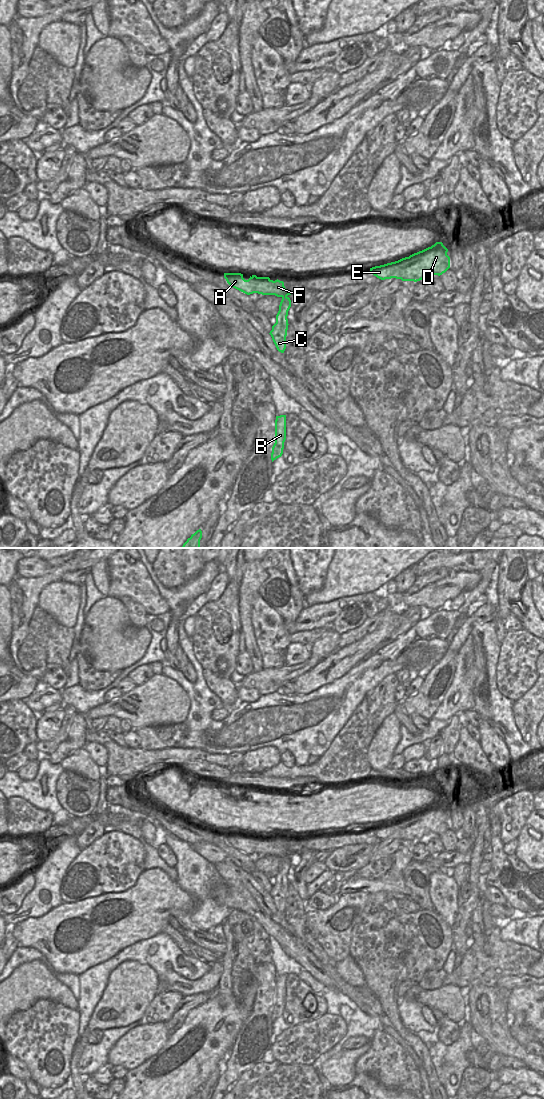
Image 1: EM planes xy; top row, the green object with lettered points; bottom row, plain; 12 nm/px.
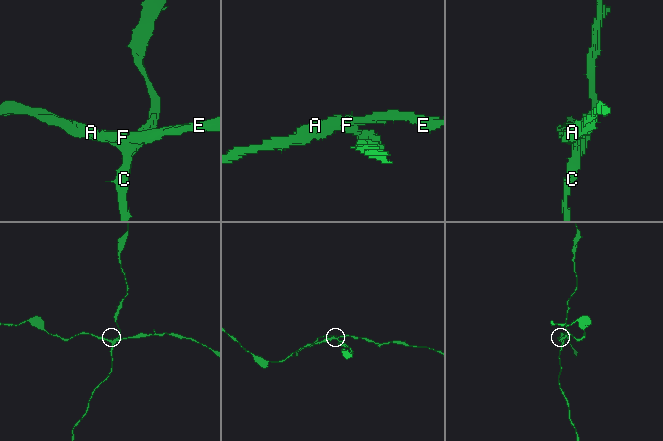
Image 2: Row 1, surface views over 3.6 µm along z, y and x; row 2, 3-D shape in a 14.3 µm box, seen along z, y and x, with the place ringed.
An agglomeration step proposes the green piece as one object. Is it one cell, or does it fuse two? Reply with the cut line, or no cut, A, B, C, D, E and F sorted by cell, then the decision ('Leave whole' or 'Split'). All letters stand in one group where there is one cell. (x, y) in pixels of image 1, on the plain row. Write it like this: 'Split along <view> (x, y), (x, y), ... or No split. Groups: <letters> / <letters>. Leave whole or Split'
Split along xy (286, 855), (282, 857). Groups: A D E F / B C. Split.

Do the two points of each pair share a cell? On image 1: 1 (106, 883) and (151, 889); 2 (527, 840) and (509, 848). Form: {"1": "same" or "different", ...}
{"1": "different", "2": "different"}

